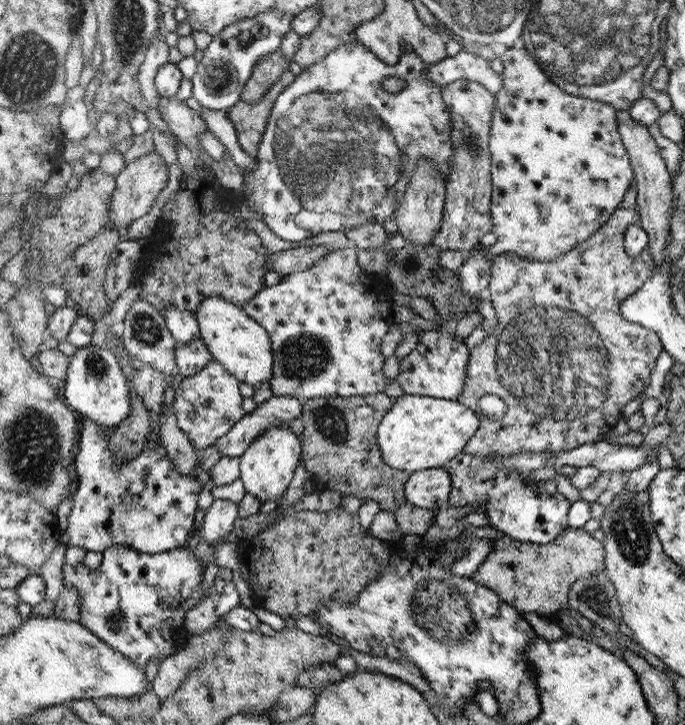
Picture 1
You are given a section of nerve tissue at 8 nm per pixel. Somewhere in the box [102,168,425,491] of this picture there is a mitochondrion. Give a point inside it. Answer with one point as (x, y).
(303, 356)

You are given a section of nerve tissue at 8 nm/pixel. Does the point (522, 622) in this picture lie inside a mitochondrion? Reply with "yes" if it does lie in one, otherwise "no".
no

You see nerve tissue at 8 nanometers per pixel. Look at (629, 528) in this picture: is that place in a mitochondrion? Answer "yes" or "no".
yes

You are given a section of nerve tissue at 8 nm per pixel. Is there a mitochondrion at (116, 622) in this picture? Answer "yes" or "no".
yes

